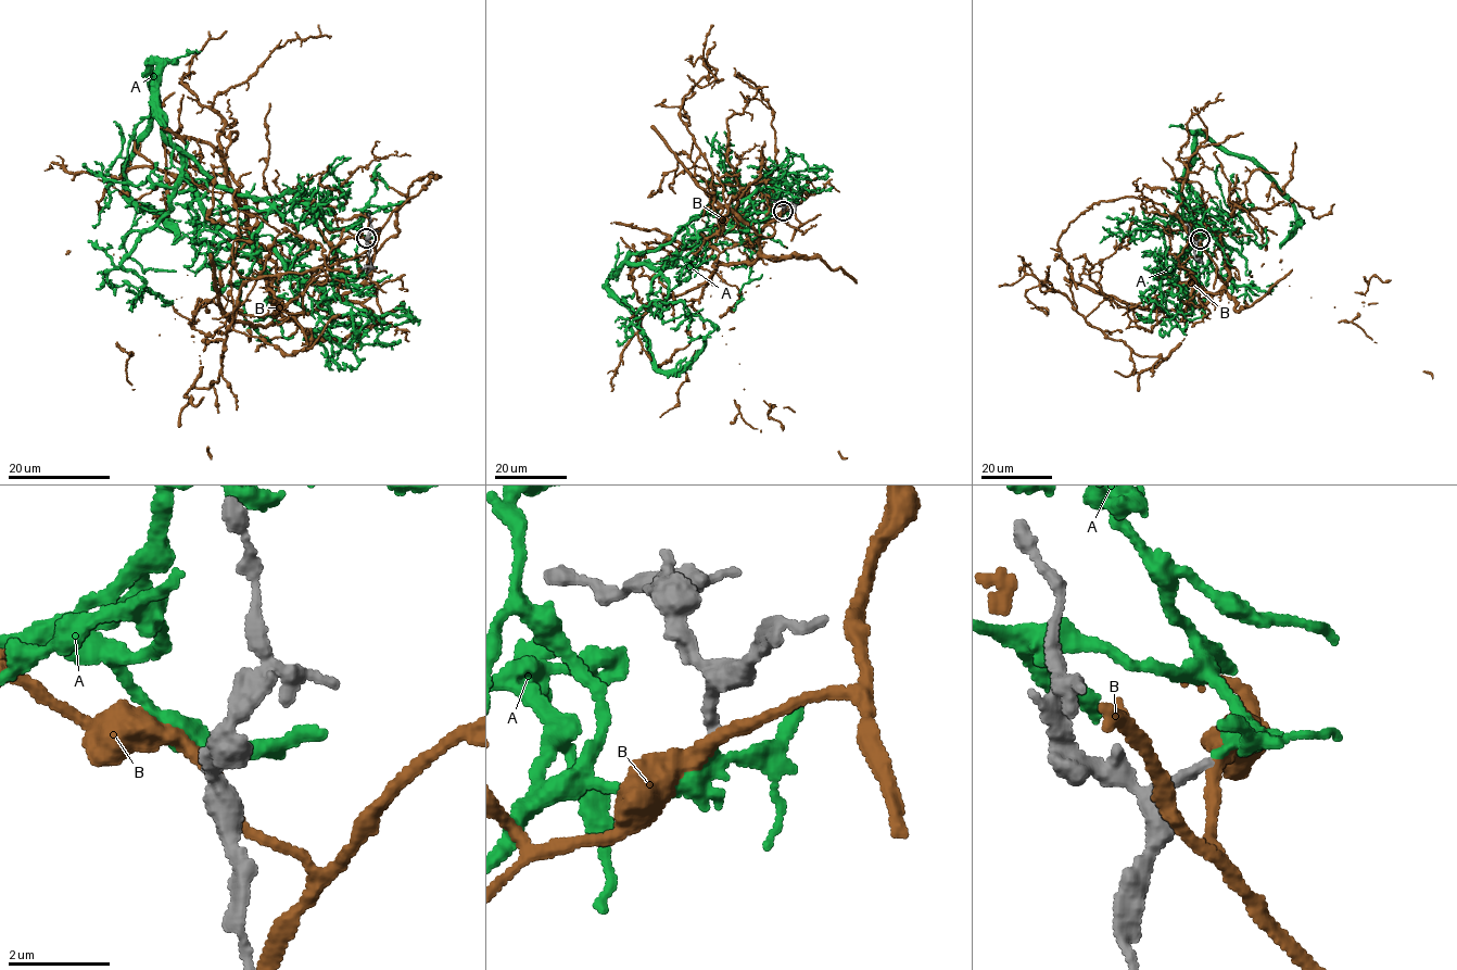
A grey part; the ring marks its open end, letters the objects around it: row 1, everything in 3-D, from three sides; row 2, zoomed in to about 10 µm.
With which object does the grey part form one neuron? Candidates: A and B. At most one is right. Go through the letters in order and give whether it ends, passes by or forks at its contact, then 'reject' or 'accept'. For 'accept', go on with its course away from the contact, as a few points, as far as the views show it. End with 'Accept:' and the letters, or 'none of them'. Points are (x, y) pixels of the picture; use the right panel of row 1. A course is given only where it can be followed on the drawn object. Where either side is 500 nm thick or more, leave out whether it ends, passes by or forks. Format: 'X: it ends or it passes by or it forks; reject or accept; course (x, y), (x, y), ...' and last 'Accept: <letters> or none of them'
A: it passes by; accept; course (1200, 239), (1181, 215), (1168, 223), (1181, 213), (1198, 135), (1249, 158), (1291, 202), (1299, 221), (1280, 249)
B: it passes by; reject
Accept: A

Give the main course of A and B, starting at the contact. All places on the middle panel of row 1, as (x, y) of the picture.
A: (783, 212), (762, 222), (697, 214), (609, 275), (607, 292), (630, 310), (658, 369), (680, 369), (704, 340)
B: (783, 211), (712, 255), (760, 241), (722, 206), (718, 235), (680, 112), (712, 67), (687, 75)

